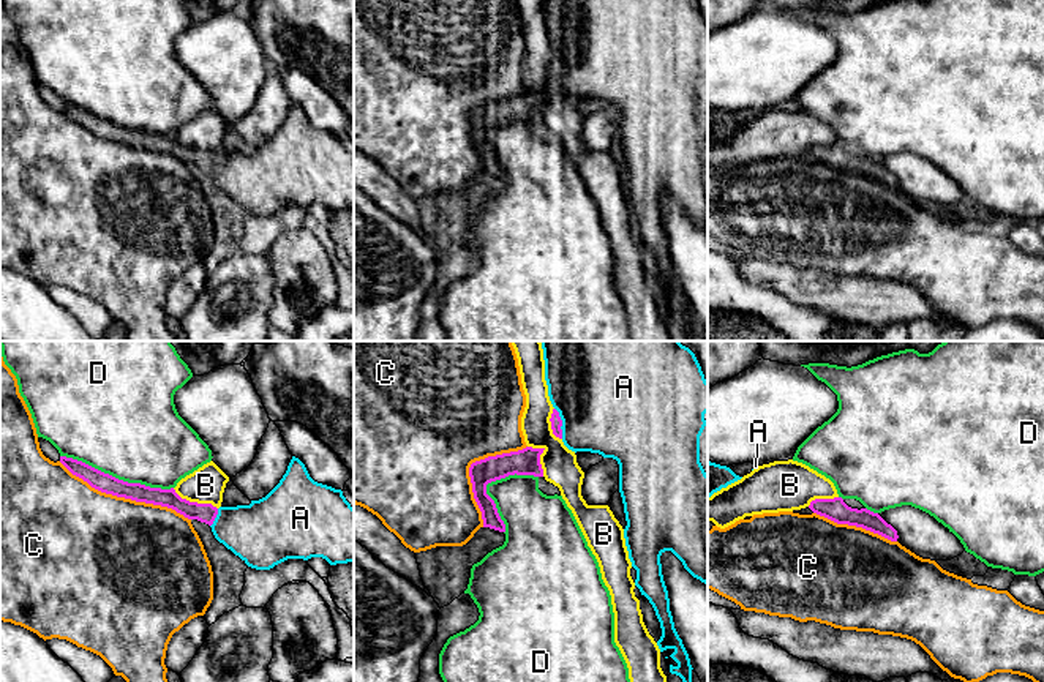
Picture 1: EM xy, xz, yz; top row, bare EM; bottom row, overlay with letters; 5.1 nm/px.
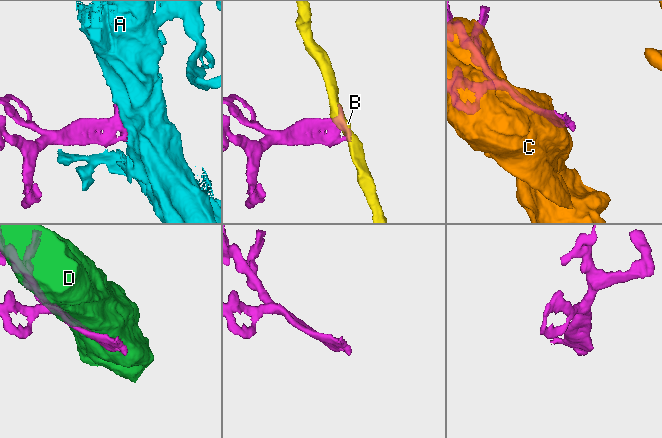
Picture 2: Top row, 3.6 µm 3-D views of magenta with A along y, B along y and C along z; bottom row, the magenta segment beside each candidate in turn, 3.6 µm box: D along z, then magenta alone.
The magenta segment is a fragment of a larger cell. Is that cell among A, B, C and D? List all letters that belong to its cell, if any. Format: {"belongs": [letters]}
{"belongs": ["A"]}

